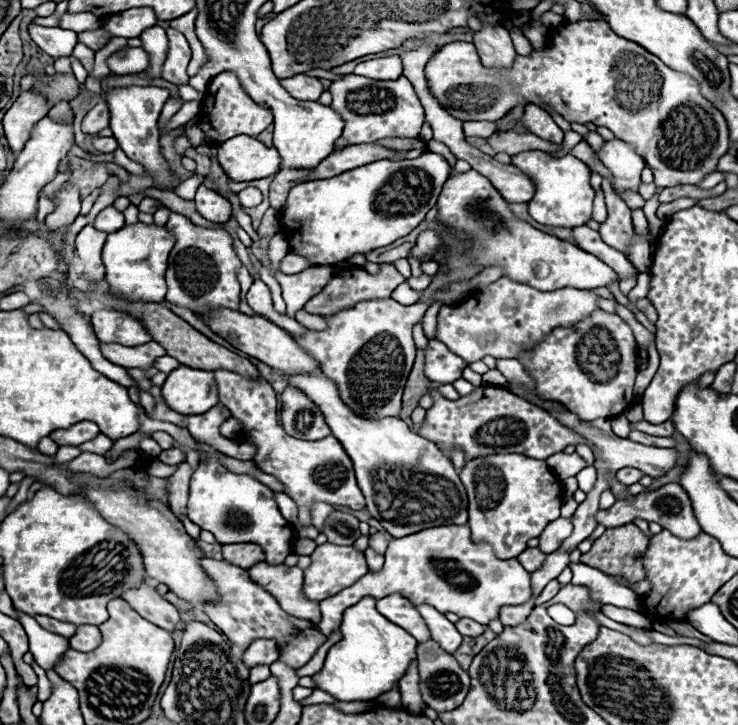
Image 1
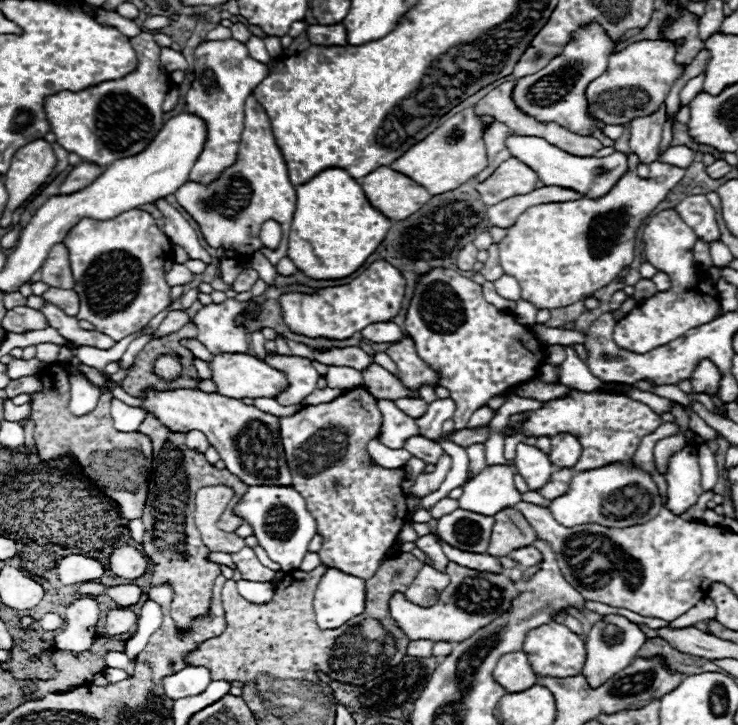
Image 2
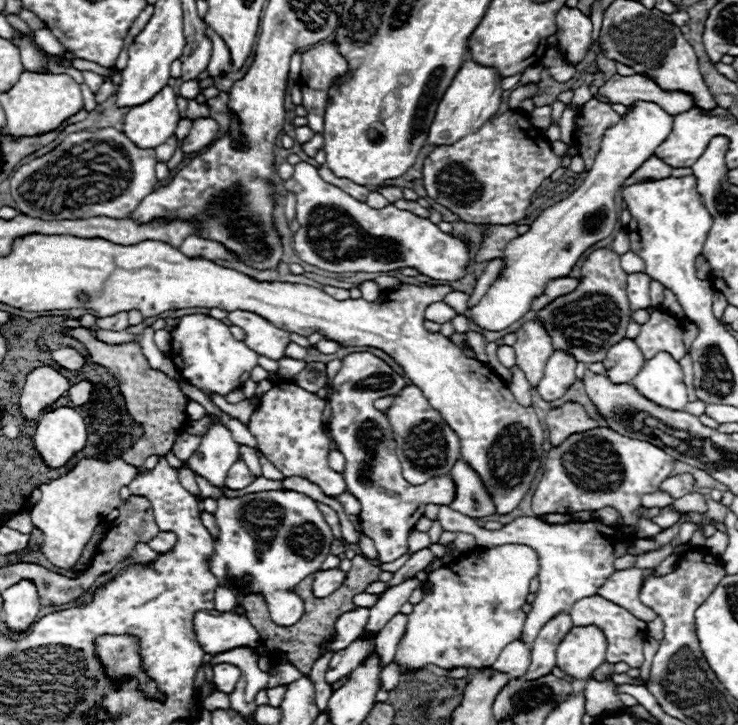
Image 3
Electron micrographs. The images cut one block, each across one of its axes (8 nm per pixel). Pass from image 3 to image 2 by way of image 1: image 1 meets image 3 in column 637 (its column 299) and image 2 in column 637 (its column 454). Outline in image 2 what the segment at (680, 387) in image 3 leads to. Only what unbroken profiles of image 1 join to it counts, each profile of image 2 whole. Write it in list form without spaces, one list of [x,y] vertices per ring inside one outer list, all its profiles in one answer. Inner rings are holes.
[[[610,464],[602,468],[576,472],[570,490],[552,500],[550,512],[566,528],[580,524],[600,524],[606,528],[628,528],[652,520],[662,508],[658,486],[652,478],[630,464]]]

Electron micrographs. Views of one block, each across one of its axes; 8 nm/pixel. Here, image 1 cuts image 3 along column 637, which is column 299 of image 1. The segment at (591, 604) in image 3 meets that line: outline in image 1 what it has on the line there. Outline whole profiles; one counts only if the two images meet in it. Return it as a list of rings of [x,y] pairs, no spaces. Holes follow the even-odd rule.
[[[202,558],[202,566],[210,574],[210,578],[214,578],[216,588],[222,596],[222,604],[206,604],[204,612],[228,636],[228,640],[234,646],[240,646],[242,650],[246,650],[258,638],[274,640],[280,652],[278,662],[284,662],[290,668],[302,668],[314,656],[314,652],[326,642],[324,634],[318,630],[314,622],[290,616],[288,612],[280,610],[280,604],[276,602],[276,598],[270,592],[266,592],[262,586],[254,584],[246,570],[226,562],[210,560],[210,558]]]

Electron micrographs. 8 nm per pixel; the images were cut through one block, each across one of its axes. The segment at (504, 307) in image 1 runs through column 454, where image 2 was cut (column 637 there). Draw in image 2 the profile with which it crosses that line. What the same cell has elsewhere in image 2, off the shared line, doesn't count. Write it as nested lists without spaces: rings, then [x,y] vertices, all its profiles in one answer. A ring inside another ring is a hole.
[[[664,210],[652,216],[644,228],[642,240],[646,260],[670,276],[670,288],[654,294],[654,298],[646,298],[646,302],[638,304],[622,320],[618,320],[614,328],[614,342],[624,350],[636,354],[646,354],[658,346],[680,338],[690,328],[714,320],[720,310],[720,302],[716,298],[718,290],[712,282],[702,278],[694,266],[692,248],[698,236],[682,222],[682,218],[674,210]]]

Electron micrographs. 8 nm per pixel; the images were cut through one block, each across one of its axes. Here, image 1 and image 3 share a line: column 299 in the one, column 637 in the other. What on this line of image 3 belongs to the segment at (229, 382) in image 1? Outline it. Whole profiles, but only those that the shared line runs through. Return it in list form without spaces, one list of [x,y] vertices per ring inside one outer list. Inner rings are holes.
[[[612,428],[576,432],[548,452],[544,474],[532,496],[532,510],[540,516],[550,512],[570,514],[612,506],[622,516],[620,526],[626,528],[626,534],[632,534],[640,520],[636,514],[640,498],[658,490],[660,482],[672,474],[674,462],[674,458],[650,442],[626,438]]]

